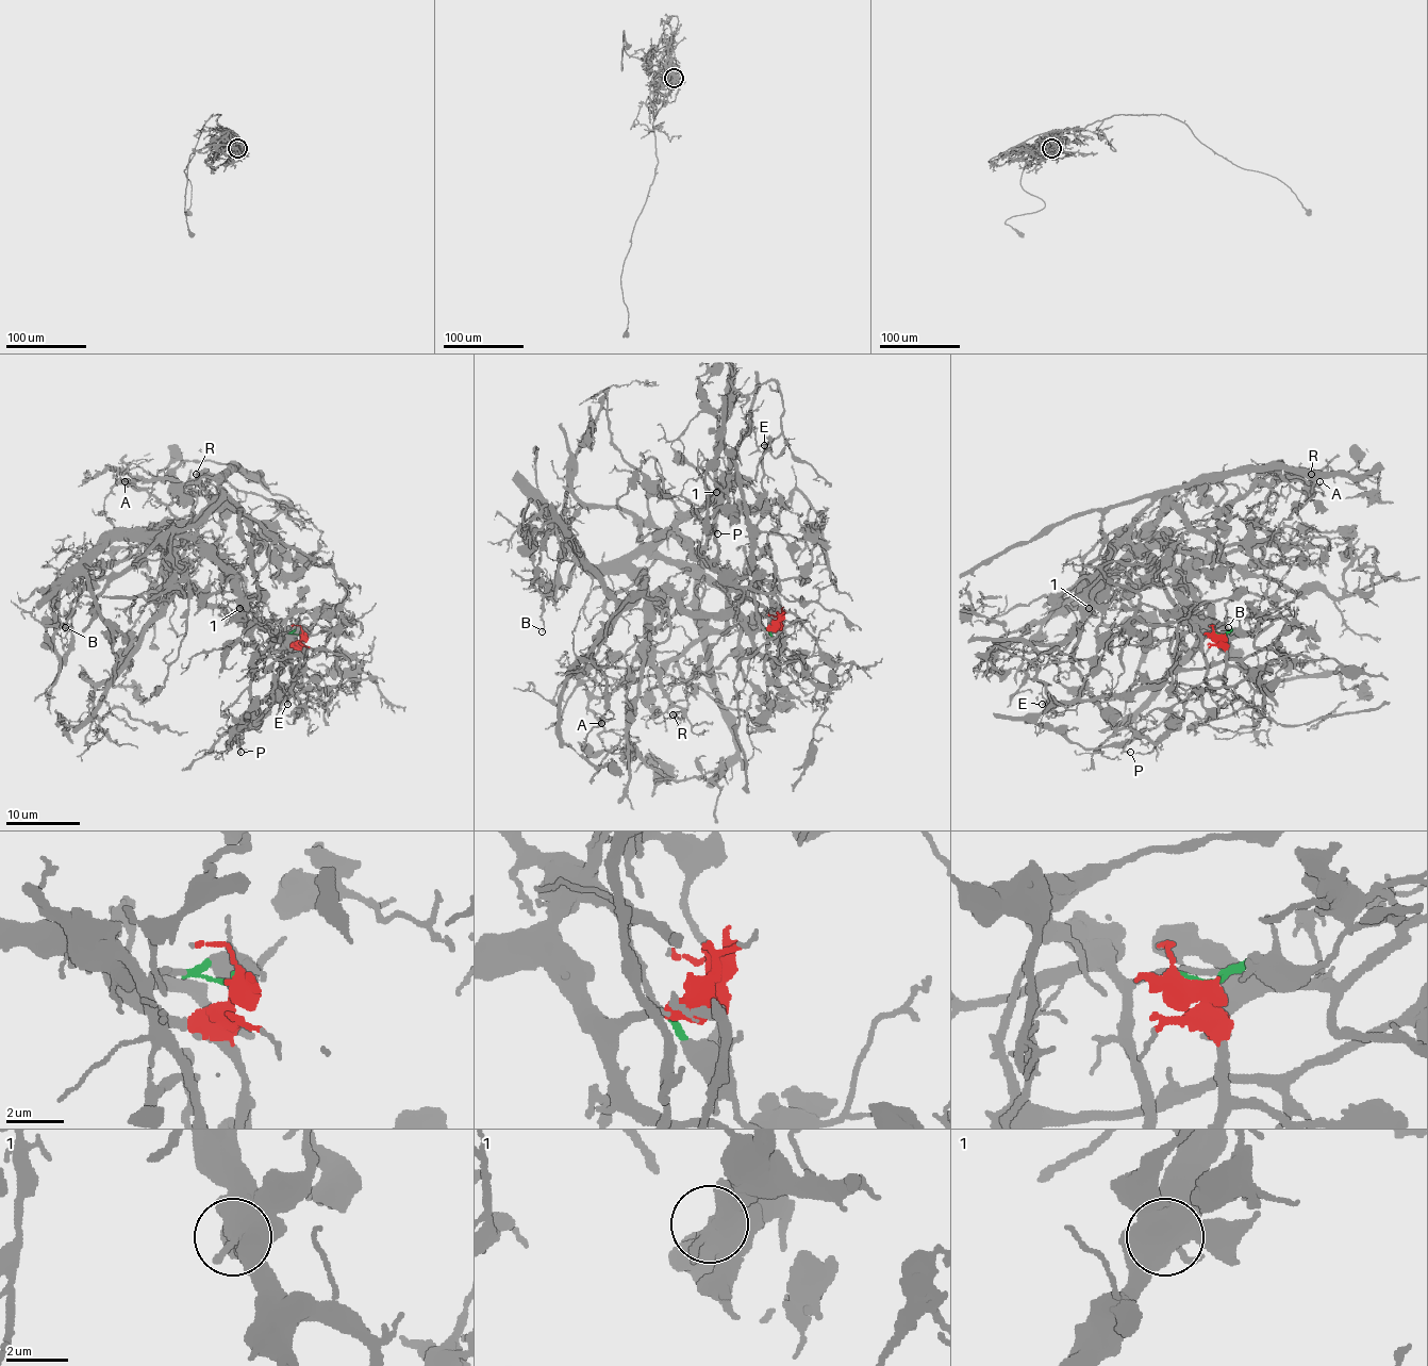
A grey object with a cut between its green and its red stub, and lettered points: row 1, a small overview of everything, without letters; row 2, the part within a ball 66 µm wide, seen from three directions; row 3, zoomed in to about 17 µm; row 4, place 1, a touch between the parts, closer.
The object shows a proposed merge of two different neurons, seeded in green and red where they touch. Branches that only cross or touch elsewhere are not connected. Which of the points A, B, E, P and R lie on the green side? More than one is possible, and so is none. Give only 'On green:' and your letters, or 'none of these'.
On green: none of these

